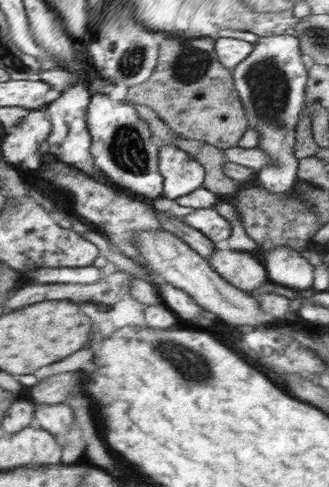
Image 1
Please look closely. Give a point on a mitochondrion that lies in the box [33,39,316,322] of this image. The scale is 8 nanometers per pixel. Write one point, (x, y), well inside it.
(267, 81)

